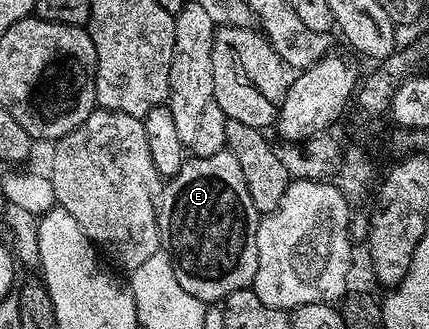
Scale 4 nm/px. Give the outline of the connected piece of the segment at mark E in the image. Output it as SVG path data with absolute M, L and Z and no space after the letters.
M224 150L209 157L192 155L184 159L181 170L166 181L157 205L159 243L162 251L171 257L177 282L204 302L222 302L229 294L242 288L251 288L257 274L257 226L261 213L250 198L245 177L237 158Z

